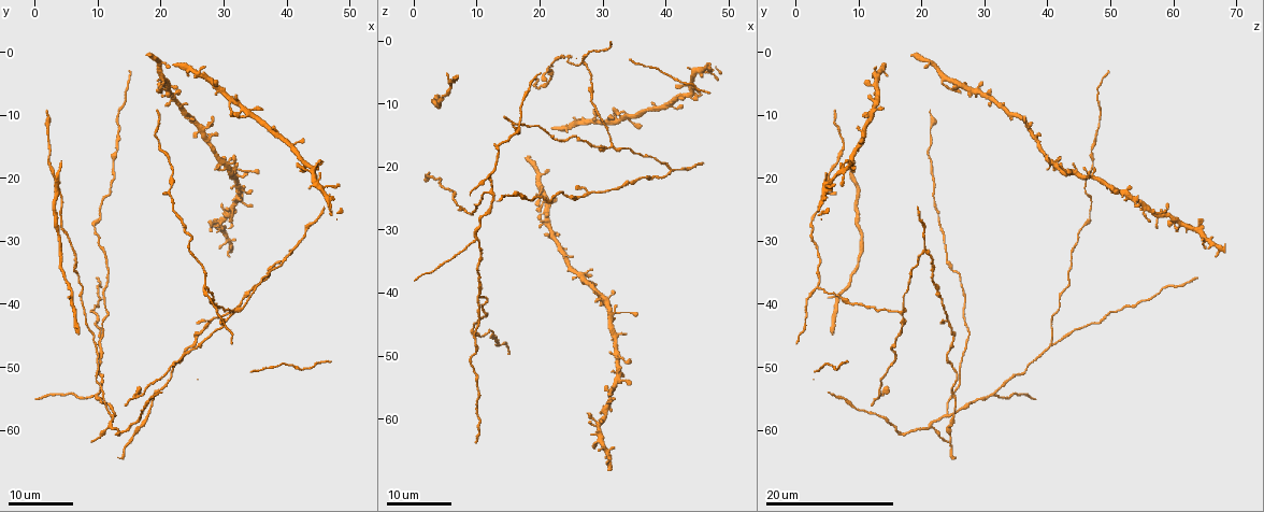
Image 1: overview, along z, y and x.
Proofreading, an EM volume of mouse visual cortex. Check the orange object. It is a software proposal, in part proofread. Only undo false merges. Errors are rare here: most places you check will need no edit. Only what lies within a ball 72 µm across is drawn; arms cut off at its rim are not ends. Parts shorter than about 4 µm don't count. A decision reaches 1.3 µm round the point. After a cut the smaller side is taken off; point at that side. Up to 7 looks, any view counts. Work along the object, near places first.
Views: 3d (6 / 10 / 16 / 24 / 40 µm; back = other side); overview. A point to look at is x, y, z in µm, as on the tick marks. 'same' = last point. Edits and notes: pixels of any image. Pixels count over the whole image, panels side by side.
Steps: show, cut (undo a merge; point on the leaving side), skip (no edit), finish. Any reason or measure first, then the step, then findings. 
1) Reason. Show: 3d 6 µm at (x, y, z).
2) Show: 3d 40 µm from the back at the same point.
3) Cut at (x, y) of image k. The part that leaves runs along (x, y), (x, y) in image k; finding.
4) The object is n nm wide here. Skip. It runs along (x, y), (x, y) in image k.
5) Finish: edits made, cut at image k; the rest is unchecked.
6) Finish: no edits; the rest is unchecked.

Show: 3d 24 µm at (10.0, 54.5, 31.0).

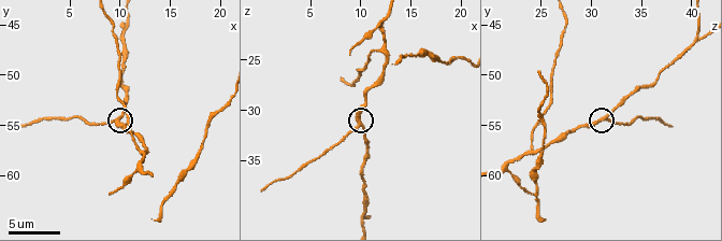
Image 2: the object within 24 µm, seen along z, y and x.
Zoom in. Show: 3d 10 µm at (9.8, 54.4, 31.6).

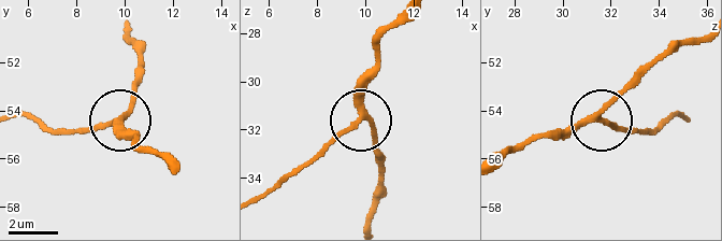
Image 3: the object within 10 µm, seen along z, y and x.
3 arms meet here. Skip. It runs along (503, 157), (595, 121), (643, 130) in image 3; all the same neuron.

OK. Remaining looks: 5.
Arms part here. Show: 3d 10 µm at (10.2, 46.2, 41.0).

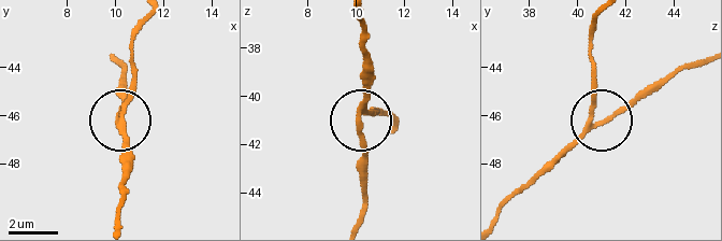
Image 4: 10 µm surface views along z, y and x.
Show: 3d 6 µm at (10.1, 46.2, 40.7).

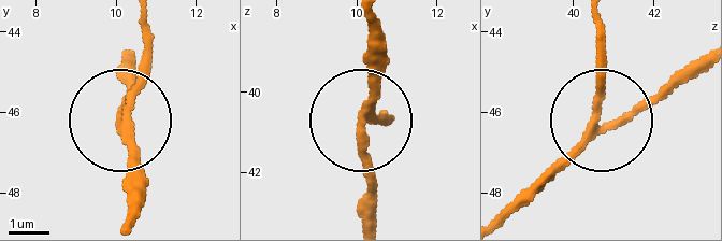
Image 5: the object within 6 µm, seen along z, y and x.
The side arm is 29 µm long; 3 arms meet here. Skip. All the same neuron.

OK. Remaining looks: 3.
Four-way junction. Show: 3d 24 µm at (31.5, 19.0, 43.5).

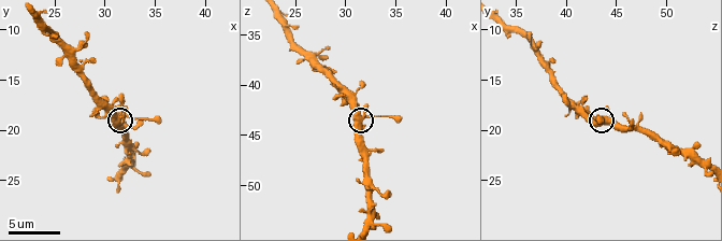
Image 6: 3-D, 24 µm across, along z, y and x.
Zoom in. Show: 3d 6 µm at (31.6, 19.0, 43.4).

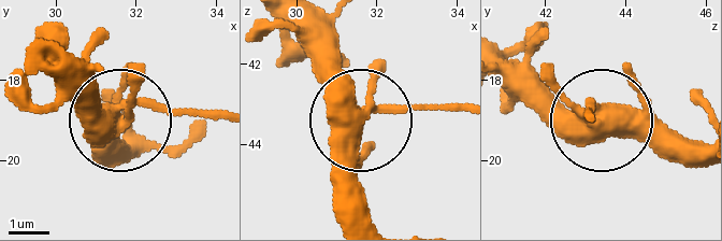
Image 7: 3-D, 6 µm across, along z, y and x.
The object is 380 nm wide here. Skip. It runs along (45, 47), (114, 116), (152, 102), (213, 113) in image 7; all the same neuron.

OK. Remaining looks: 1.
Finish: no edits; the rest is unchecked.

